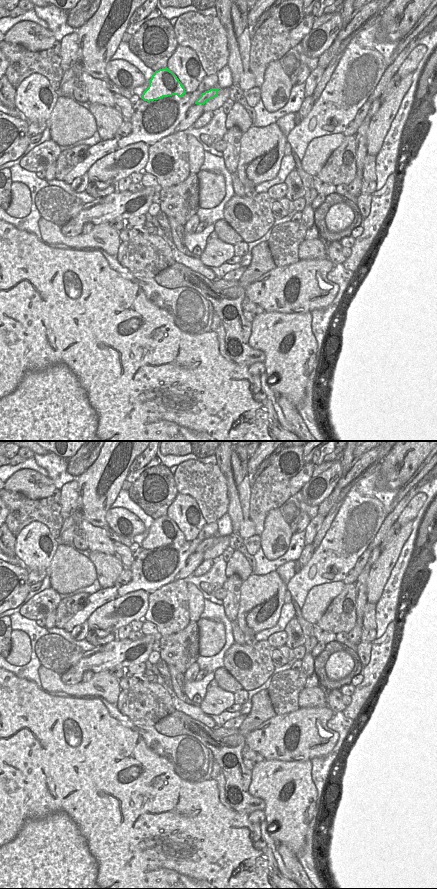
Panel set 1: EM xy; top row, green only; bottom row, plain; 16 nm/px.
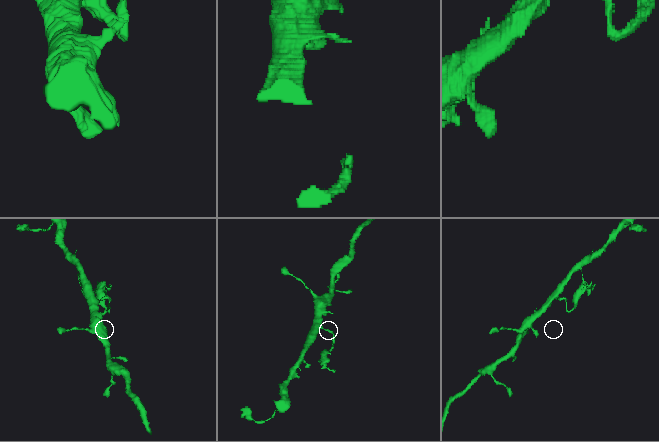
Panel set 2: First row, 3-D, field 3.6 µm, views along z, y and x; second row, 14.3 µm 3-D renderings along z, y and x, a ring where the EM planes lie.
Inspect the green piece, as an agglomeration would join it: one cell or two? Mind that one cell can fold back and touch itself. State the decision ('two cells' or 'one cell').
two cells

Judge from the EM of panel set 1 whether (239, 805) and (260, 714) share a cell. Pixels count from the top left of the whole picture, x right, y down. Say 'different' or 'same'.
same

